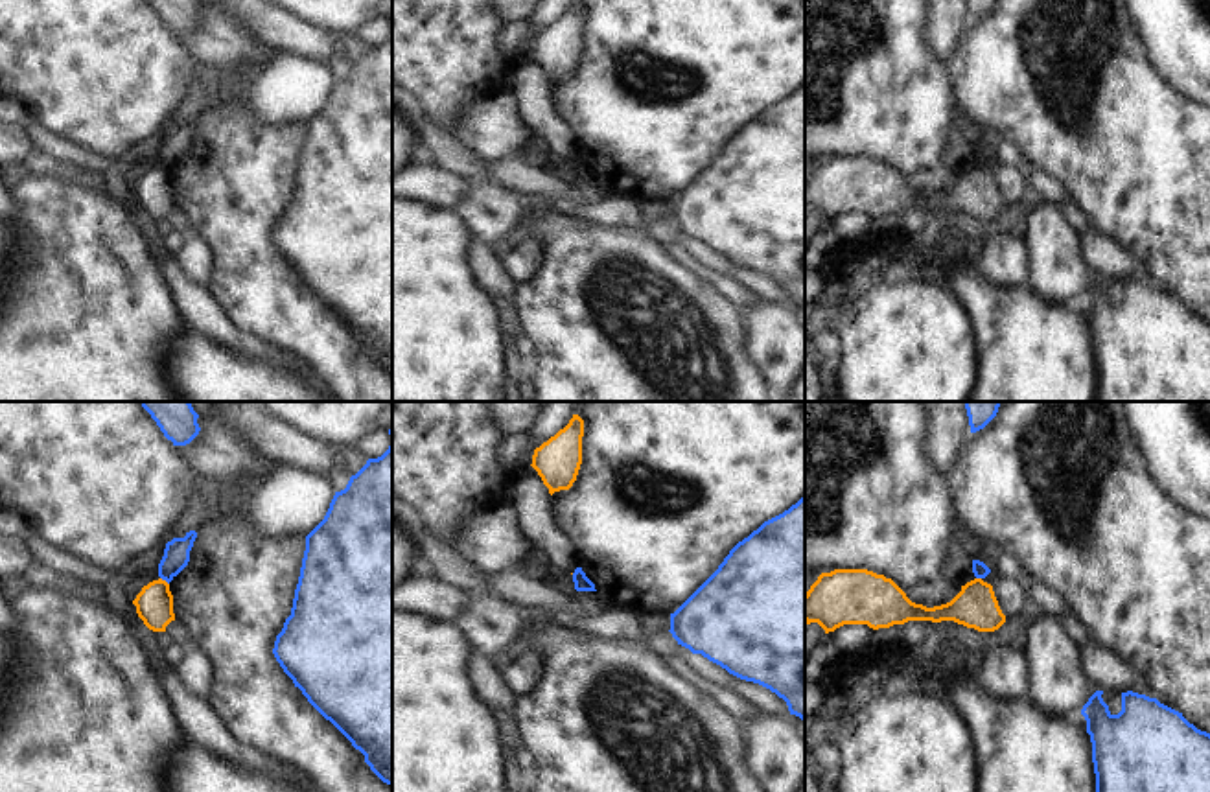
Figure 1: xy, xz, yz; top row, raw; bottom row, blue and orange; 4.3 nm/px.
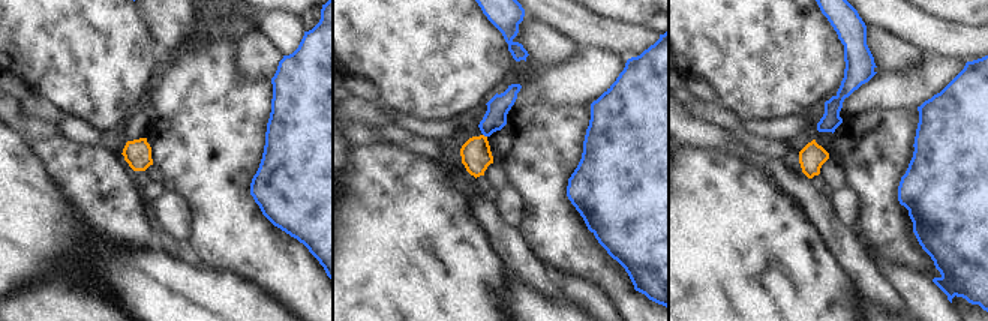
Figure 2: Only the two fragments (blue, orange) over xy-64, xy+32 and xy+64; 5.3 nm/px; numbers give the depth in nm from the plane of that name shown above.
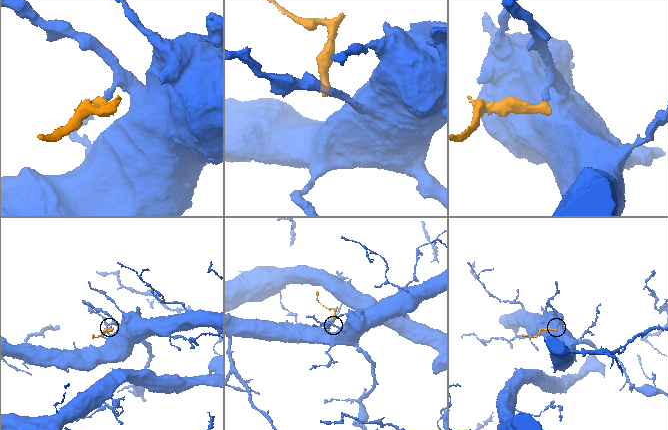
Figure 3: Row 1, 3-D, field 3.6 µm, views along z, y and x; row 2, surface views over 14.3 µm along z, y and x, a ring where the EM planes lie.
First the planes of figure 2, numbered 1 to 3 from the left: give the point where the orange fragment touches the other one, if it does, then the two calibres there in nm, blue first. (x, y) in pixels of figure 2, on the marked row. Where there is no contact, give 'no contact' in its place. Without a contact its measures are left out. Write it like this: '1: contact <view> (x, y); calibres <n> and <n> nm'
1: no contact
2: contact xy+32 (485, 135); calibres 120 and 160 nm
3: no contact

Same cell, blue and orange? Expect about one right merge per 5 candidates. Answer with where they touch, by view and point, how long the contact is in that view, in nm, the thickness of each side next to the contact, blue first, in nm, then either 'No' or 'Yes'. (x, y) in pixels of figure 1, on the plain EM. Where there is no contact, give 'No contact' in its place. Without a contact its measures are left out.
Touches blue at xy (164, 166). Shared border 50 nm. Thickness 110 nm (blue) against 160 nm. No

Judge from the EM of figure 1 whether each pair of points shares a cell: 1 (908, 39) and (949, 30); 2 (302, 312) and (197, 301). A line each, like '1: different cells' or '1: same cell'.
1: different cells
2: different cells

